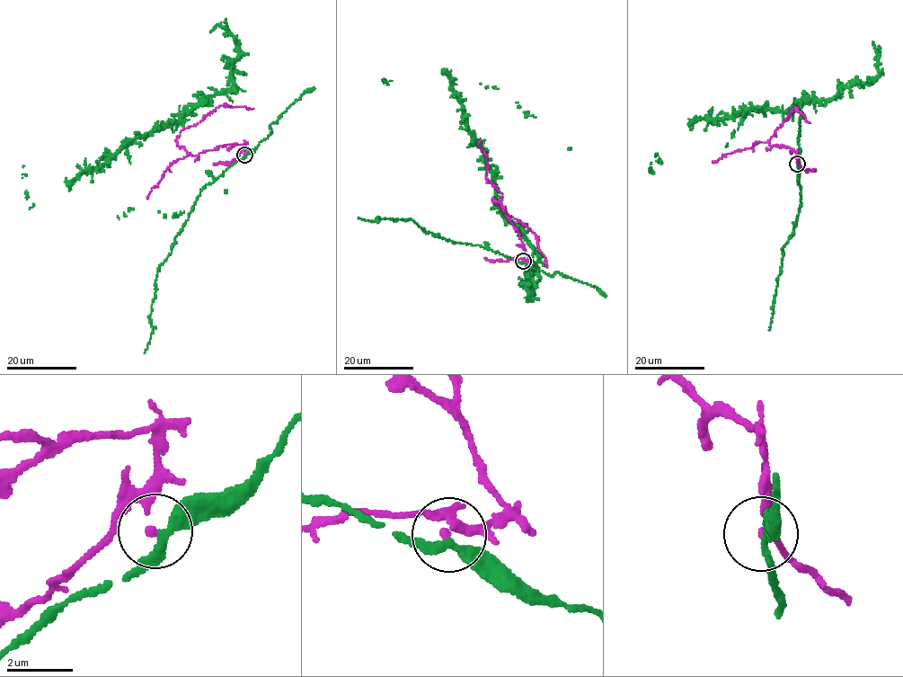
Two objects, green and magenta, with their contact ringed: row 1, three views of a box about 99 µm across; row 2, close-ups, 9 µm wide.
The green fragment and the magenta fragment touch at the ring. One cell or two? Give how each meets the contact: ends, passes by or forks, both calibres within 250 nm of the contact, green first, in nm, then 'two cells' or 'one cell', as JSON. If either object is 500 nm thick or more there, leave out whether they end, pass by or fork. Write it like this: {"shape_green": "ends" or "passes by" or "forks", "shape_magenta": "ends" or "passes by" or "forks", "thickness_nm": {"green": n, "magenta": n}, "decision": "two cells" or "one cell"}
{"shape_green": "passes by", "shape_magenta": "ends", "thickness_nm": {"green": 260, "magenta": 170}, "decision": "two cells"}

